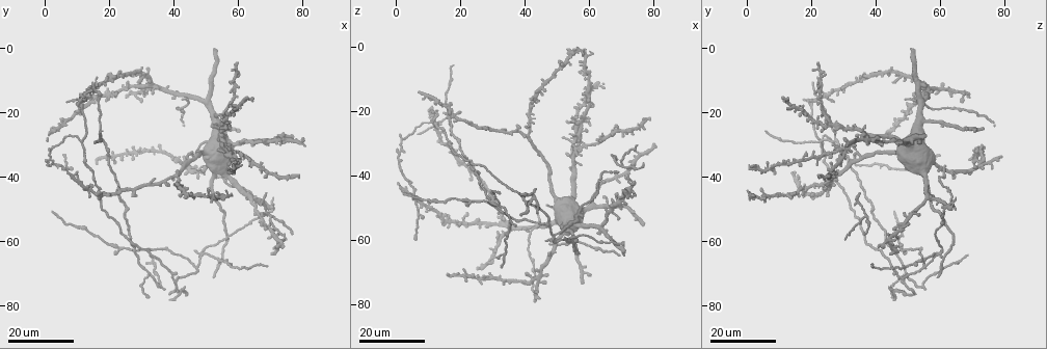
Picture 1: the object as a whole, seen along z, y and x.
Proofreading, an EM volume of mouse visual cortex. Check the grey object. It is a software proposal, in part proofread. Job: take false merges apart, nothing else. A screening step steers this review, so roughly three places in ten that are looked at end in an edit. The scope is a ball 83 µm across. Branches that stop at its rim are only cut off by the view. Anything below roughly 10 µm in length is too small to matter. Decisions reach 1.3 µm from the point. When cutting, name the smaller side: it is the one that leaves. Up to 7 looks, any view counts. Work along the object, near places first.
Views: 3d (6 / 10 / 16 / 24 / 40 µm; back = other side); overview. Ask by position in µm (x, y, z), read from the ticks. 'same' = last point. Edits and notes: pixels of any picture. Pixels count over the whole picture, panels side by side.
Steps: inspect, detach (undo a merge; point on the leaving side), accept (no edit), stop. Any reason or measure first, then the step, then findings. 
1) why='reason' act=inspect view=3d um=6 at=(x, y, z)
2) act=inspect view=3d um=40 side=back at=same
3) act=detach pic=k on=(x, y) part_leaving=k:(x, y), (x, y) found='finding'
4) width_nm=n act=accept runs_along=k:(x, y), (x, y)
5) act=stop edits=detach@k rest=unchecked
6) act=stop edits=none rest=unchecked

why='three-way junction' act=inspect view=3d um=16 at=(18.0, 29.0, 27.0)

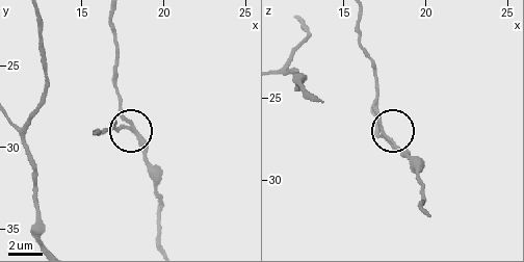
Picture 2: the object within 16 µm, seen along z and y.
act=inspect view=3d um=10 at=(17.8, 28.8, 27.4)

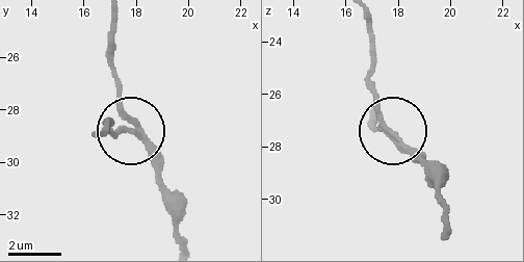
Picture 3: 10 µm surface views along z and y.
act=accept found='continuous, no second cell'

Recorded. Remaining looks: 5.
why='three arms meet' act=inspect view=3d um=24 at=(44.5, 15.5, 56.0)

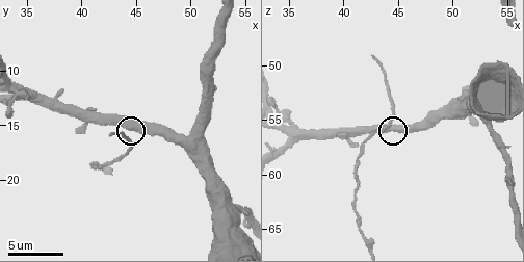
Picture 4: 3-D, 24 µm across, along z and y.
act=inspect view=3d um=6 at=(44.6, 15.2, 55.8)

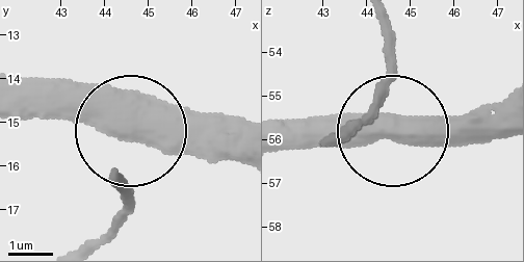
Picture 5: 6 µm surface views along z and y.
arms=3 act=accept found='one cell here'

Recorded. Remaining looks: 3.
why='three-way junction' act=inspect view=3d um=16 at=(46.5, 68.0, 54.5)

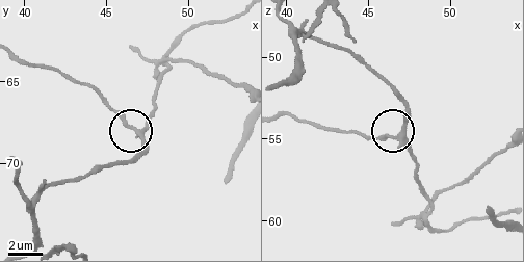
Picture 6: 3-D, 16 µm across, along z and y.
act=inspect view=3d um=10 at=(46.7, 67.9, 55.0)

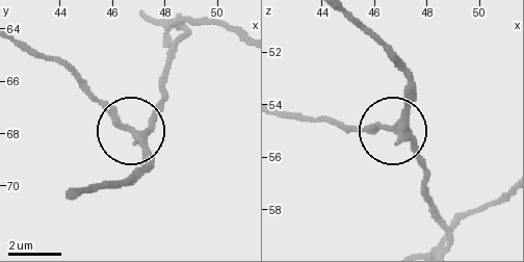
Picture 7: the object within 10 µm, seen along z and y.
arms=3 act=accept runs_along=7:(178, 21), (164, 99), (145, 126), (131, 130), (86, 87) found='all the same cell'

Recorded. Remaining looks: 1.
act=stop edits=none rest=unchecked

